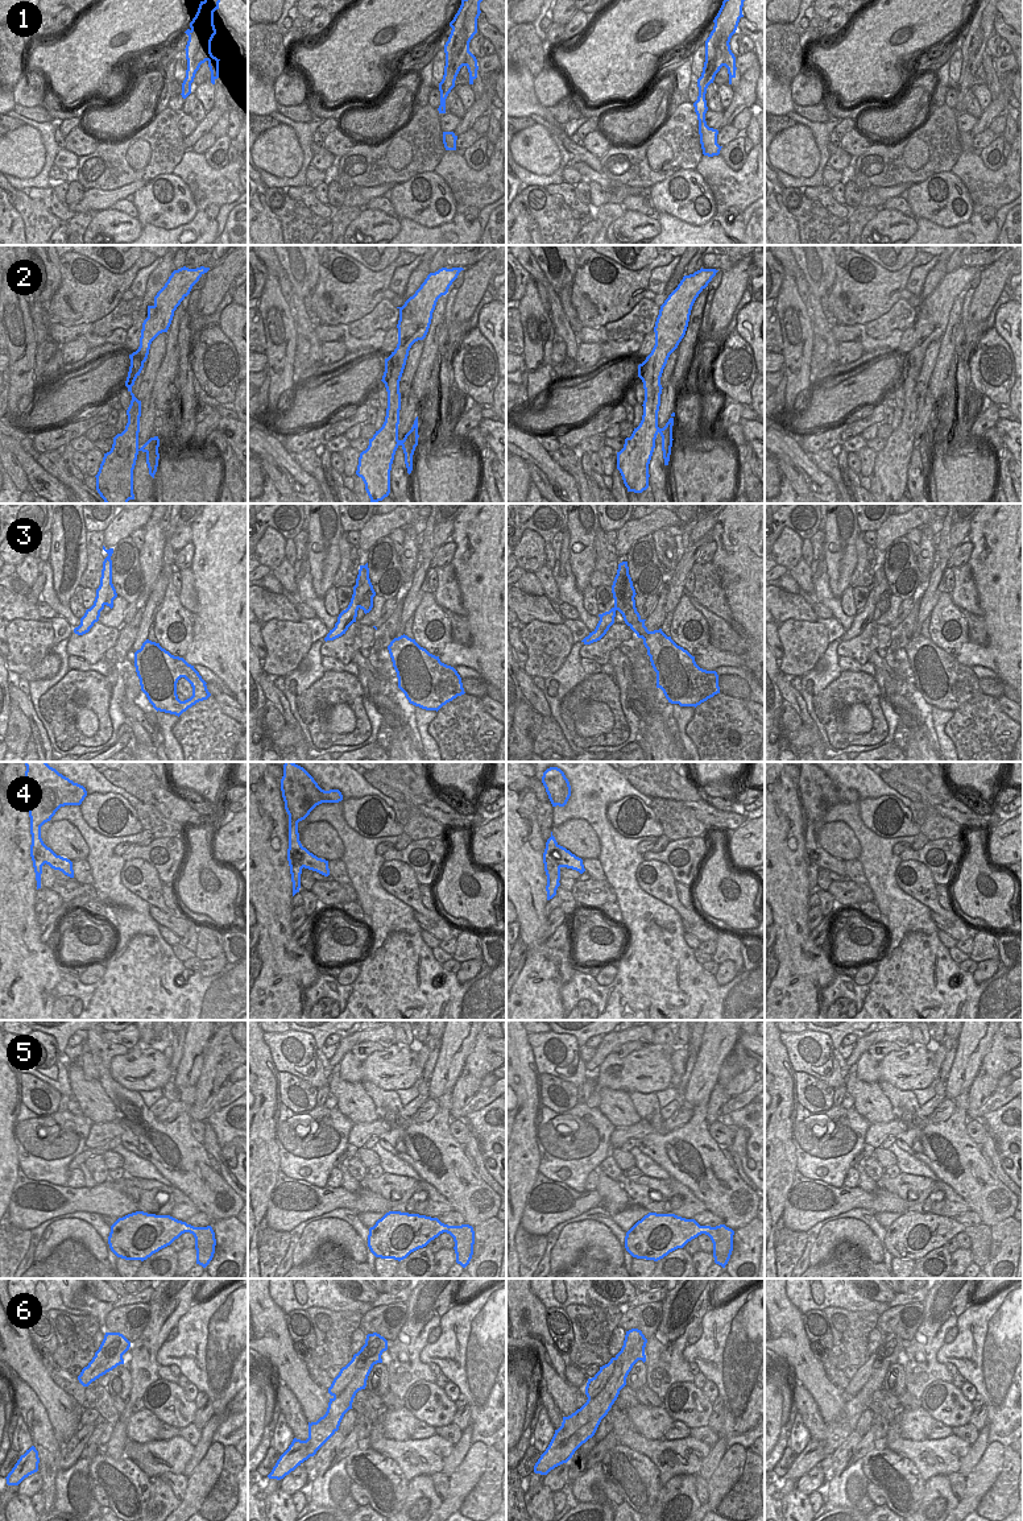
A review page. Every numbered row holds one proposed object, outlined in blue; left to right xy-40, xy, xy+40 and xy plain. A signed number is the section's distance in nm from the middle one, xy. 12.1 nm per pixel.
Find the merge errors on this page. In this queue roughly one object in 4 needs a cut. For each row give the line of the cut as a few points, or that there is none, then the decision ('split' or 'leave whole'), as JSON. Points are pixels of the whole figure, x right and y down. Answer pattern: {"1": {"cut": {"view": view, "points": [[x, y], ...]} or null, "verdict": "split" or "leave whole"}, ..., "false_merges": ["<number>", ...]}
{"1": {"cut": null, "verdict": "leave whole"}, "2": {"cut": null, "verdict": "leave whole"}, "3": {"cut": {"view": "xy", "points": [[371, 583], [359, 606]]}, "verdict": "split"}, "4": {"cut": {"view": "xy", "points": [[299, 846], [295, 852], [295, 858], [303, 866]]}, "verdict": "split"}, "5": {"cut": null, "verdict": "leave whole"}, "6": {"cut": {"view": "xy", "points": [[379, 1335], [368, 1338], [371, 1343], [367, 1355], [368, 1372]]}, "verdict": "split"}, "false_merges": ["3", "4", "6"]}

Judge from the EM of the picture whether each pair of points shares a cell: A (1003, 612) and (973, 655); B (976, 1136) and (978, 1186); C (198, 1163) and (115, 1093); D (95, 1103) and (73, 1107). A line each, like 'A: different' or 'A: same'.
A: same
B: different
C: same
D: different

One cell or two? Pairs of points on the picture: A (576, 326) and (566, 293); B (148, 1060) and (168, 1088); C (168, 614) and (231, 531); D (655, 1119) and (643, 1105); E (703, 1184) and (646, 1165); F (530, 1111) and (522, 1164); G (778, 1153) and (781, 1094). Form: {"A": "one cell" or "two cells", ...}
{"A": "one cell", "B": "two cells", "C": "two cells", "D": "one cell", "E": "two cells", "F": "one cell", "G": "one cell"}

